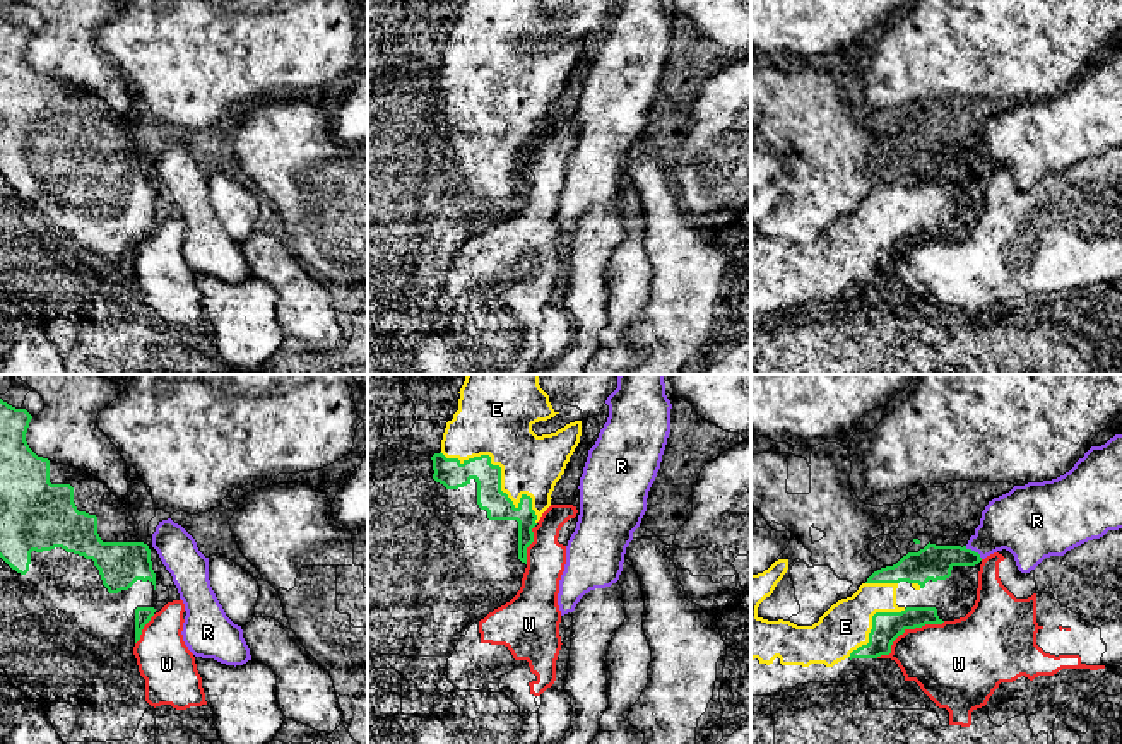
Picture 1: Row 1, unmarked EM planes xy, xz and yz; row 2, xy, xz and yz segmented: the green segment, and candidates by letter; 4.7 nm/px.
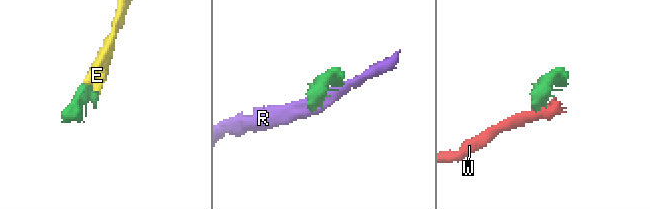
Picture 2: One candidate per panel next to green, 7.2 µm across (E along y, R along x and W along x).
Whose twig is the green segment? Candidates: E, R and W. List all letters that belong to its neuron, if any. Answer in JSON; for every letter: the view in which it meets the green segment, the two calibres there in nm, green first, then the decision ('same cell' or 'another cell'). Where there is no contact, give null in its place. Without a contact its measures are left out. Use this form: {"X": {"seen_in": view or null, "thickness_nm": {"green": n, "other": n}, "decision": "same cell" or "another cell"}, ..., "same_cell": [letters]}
{"E": {"seen_in": "xz", "thickness_nm": {"green": 140, "other": 320}, "decision": "same cell"}, "R": {"seen_in": "yz", "thickness_nm": {"green": 160, "other": 280}, "decision": "another cell"}, "W": {"seen_in": "yz", "thickness_nm": {"green": 140, "other": 360}, "decision": "another cell"}, "same_cell": ["E"]}

